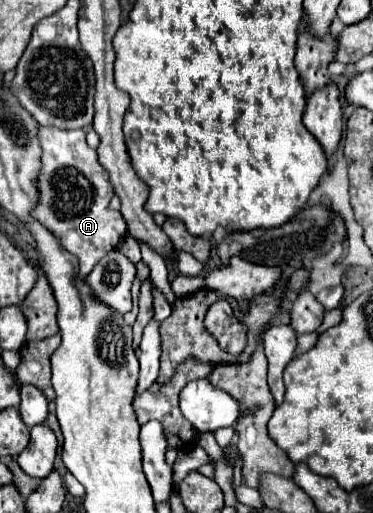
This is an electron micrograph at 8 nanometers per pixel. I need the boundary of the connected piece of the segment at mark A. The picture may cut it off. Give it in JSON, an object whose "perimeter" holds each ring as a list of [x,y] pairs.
{"perimeter":[[[40,127],[42,167],[36,175],[36,189],[40,203],[32,209],[32,217],[56,235],[66,251],[78,257],[80,279],[88,277],[94,265],[128,233],[126,221],[118,211],[110,211],[108,201],[114,189],[108,181],[106,169],[98,161],[98,153],[86,145],[86,133],[60,131],[56,127]]]}

